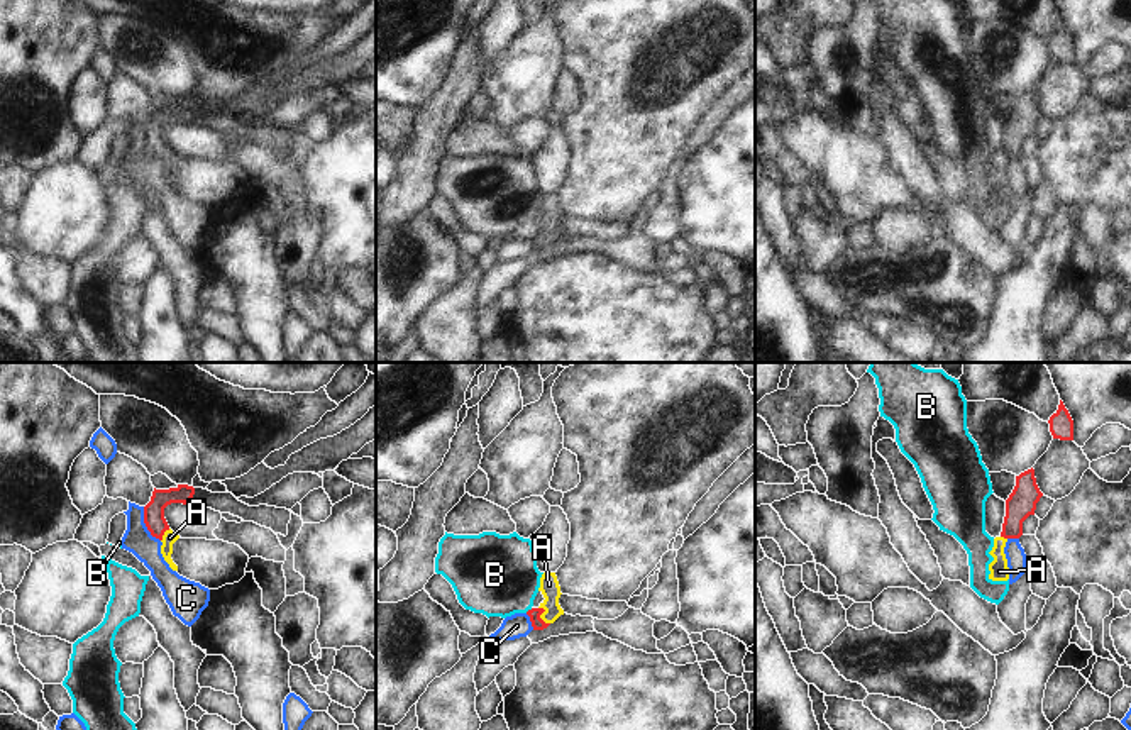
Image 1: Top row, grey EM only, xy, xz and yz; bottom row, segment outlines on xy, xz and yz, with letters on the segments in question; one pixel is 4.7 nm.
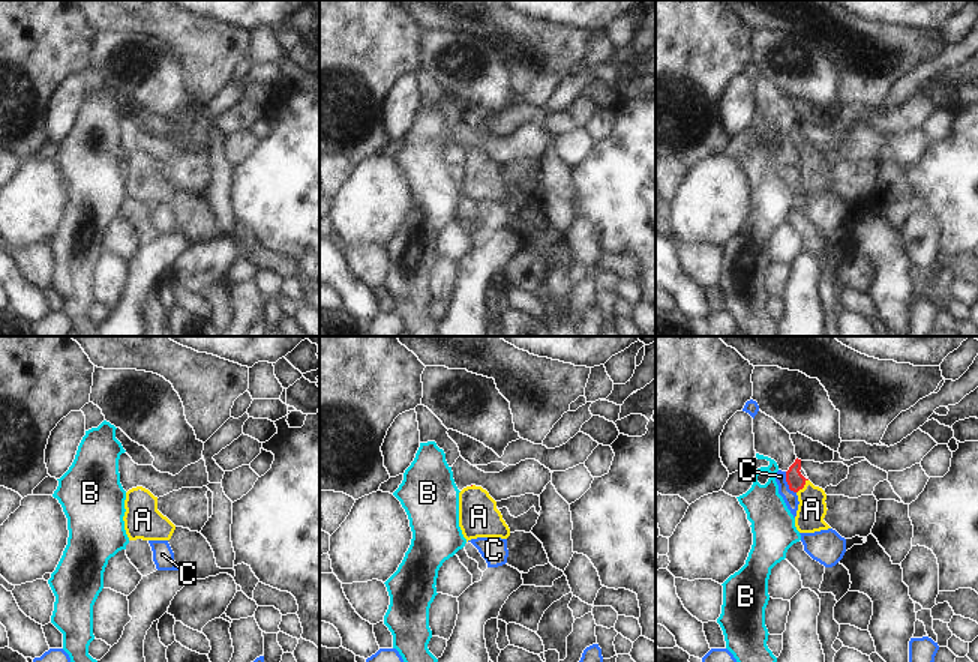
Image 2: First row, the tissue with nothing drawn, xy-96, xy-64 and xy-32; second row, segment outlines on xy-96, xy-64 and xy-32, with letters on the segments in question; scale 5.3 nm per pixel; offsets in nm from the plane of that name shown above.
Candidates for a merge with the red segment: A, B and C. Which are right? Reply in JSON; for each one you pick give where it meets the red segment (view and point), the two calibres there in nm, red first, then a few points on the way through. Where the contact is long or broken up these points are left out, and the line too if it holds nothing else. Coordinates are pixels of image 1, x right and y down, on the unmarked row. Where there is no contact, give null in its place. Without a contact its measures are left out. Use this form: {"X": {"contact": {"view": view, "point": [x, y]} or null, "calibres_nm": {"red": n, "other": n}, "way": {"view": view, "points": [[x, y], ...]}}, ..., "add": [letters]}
{"A": {"contact": {"view": "xz", "point": [540, 234]}, "calibres_nm": {"red": 60, "other": 90}, "way": {"view": "xz", "points": [[534, 234], [540, 234], [549, 226], [549, 205]]}}, "add": ["A"]}

